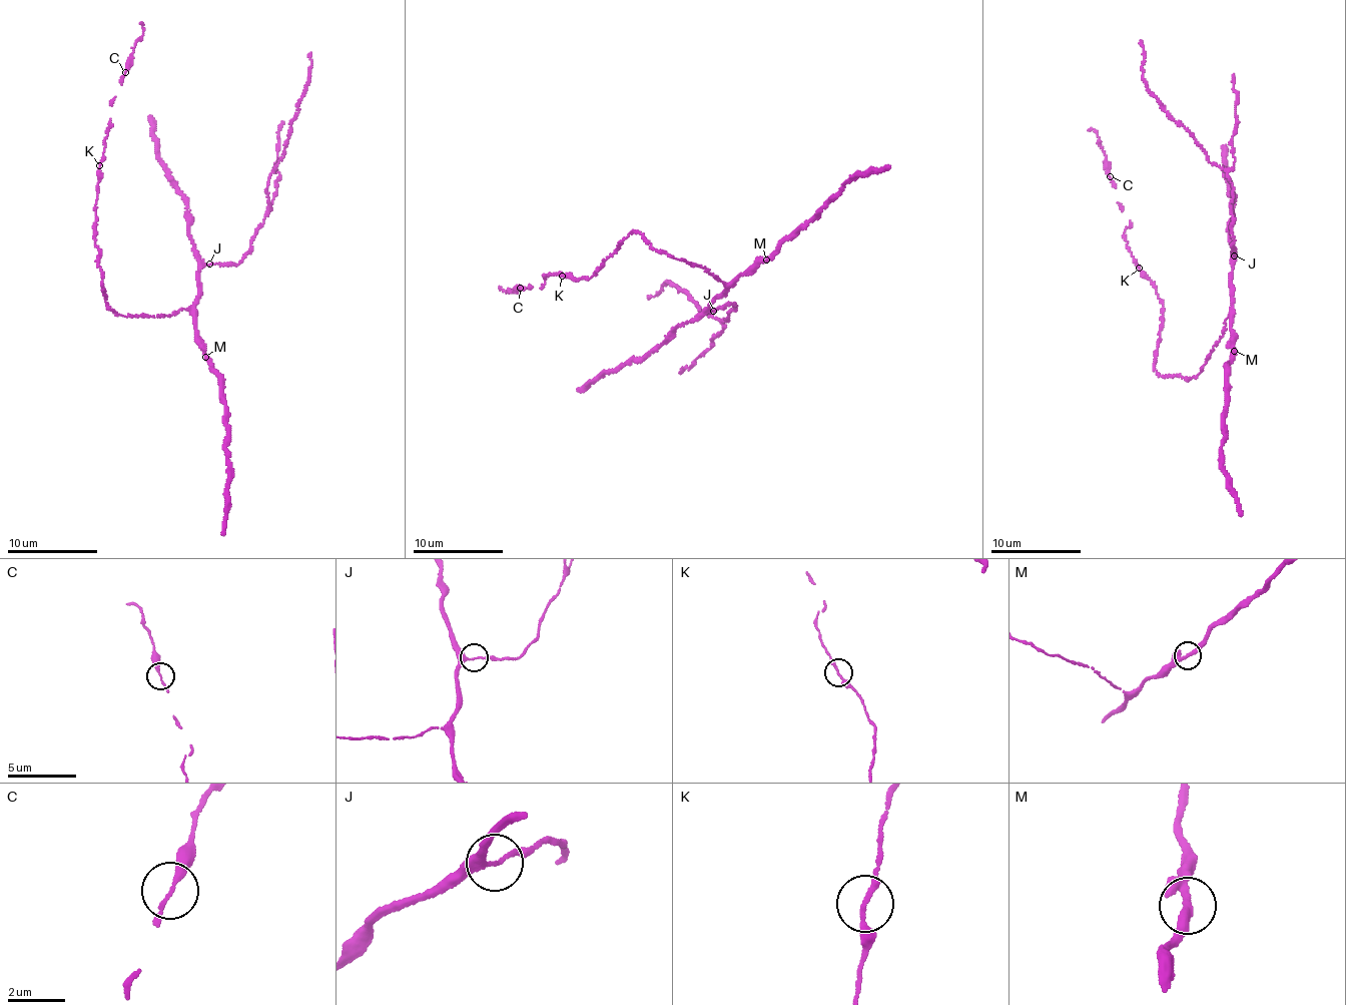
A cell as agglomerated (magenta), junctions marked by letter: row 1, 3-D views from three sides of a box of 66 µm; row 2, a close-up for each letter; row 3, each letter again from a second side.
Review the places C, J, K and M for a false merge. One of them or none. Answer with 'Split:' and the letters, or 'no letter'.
Split: no letter

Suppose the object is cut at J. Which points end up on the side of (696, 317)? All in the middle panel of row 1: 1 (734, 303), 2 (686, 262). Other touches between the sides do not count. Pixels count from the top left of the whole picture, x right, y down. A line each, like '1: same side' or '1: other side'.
1: other side
2: same side

